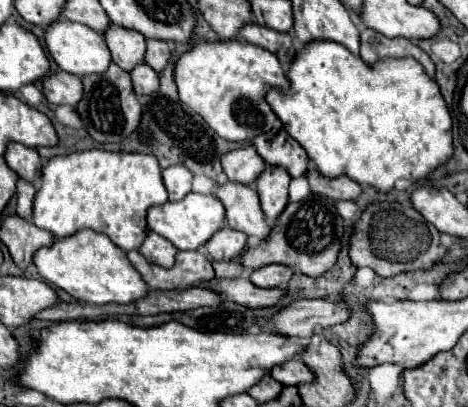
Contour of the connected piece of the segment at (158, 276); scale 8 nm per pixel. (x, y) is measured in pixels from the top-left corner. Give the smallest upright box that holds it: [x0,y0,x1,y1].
[128,252,214,290]

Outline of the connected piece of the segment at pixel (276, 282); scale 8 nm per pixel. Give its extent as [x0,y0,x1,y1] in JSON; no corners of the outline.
[250,264,294,288]

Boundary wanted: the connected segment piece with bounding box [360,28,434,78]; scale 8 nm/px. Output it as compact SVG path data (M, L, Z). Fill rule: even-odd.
M364 28L360 34L362 40L362 50L360 50L360 58L366 64L376 64L378 60L386 60L386 58L414 58L422 64L424 72L434 78L434 64L430 60L430 56L420 50L412 40L408 38L386 38L380 32L374 32L370 28Z

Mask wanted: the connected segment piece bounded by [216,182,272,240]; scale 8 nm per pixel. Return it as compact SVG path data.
M226 182L216 190L216 198L222 200L226 208L226 224L246 236L256 236L266 240L270 236L270 226L264 220L260 200L254 188L244 184Z

